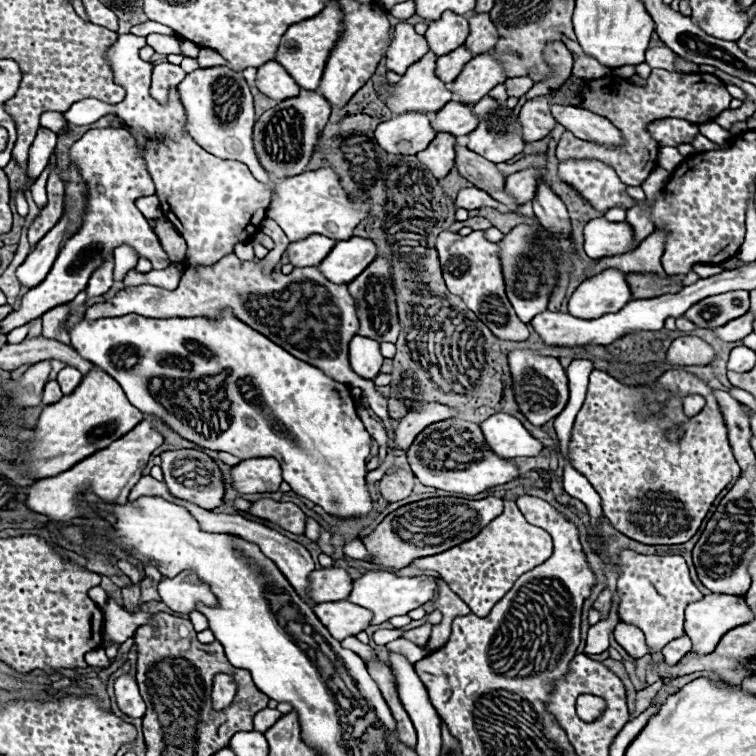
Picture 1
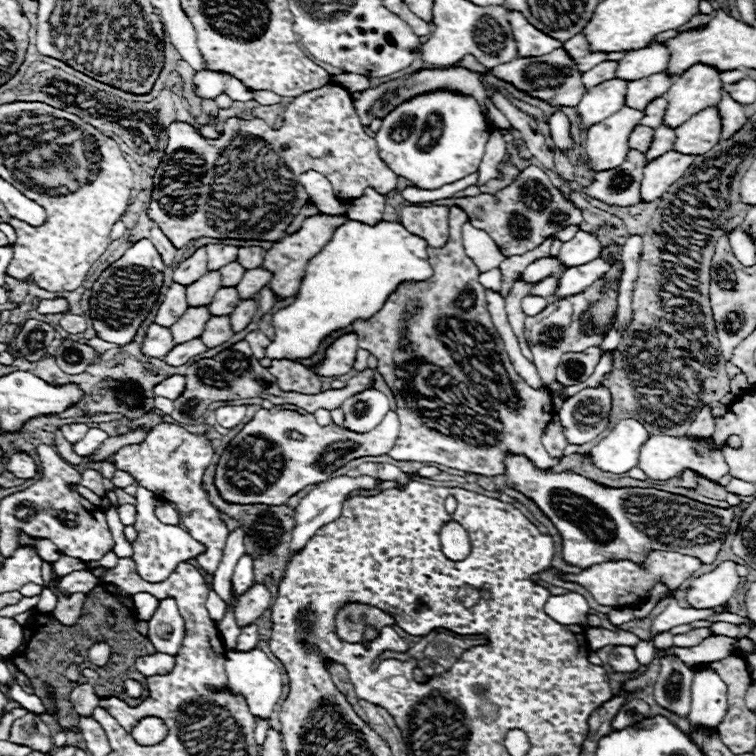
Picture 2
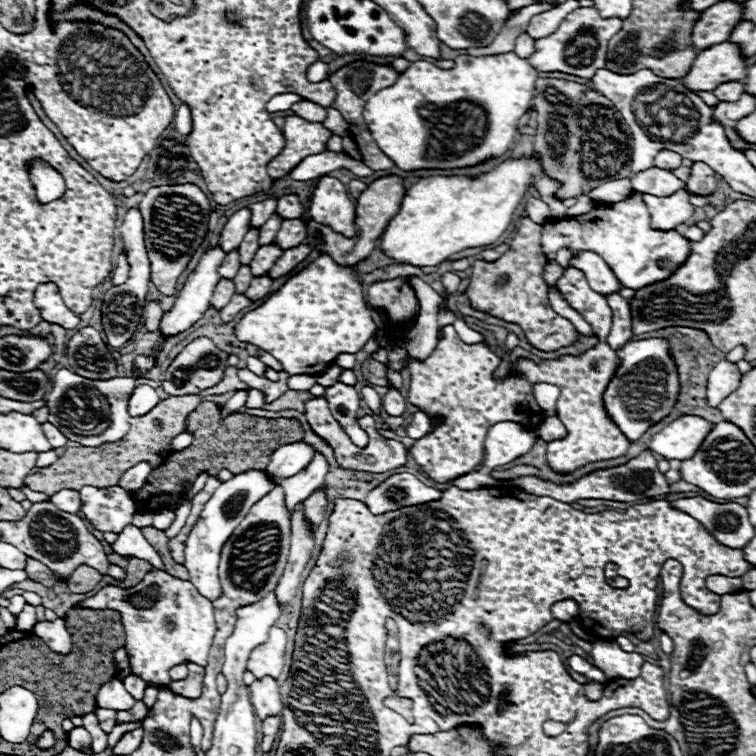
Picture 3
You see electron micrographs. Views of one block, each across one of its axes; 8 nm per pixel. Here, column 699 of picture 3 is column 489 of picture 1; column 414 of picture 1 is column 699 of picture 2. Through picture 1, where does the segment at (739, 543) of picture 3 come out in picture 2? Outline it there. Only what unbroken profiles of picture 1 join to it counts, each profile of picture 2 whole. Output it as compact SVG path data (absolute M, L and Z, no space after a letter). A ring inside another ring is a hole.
M510 456L506 468L508 486L514 486L538 504L564 540L564 560L580 568L610 558L642 562L650 550L678 550L712 564L734 518L732 506L716 508L654 488L604 488L576 474L548 474L548 470L534 468L522 456ZM638 526L644 526L644 530Z

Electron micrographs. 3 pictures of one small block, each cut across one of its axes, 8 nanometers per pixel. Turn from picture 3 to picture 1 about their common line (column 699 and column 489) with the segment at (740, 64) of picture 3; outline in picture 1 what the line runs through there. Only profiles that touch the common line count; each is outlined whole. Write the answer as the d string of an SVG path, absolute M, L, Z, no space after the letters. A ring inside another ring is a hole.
M484 52L472 58L462 68L462 72L452 82L450 92L454 94L454 100L474 104L504 80L506 76L502 72L502 66L494 60L490 52Z

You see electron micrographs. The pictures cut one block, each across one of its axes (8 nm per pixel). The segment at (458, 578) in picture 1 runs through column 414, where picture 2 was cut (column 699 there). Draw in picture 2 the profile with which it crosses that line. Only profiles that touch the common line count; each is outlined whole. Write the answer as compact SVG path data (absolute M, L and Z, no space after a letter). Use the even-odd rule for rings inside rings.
M654 550L646 556L646 560L642 564L630 562L630 560L610 560L610 562L602 562L602 564L594 564L586 570L582 570L580 574L566 574L568 582L576 582L580 586L584 586L602 606L612 606L612 608L632 608L638 606L644 596L648 594L648 590L652 586L656 586L658 582L664 582L668 588L678 588L688 576L692 576L698 568L702 566L702 562L694 556L686 556L686 554L678 554L678 552L660 552Z

